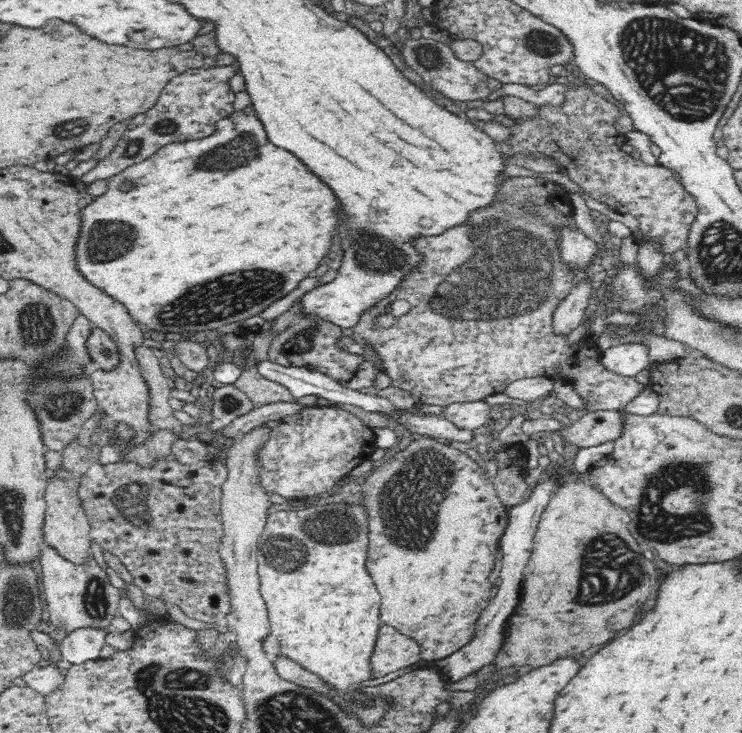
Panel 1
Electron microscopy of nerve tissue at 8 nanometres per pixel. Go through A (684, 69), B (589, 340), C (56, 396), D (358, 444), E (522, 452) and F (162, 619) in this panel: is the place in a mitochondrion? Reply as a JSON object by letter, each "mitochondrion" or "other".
{"A":"mitochondrion","B":"other","C":"mitochondrion","D":"other","E":"other","F":"other"}

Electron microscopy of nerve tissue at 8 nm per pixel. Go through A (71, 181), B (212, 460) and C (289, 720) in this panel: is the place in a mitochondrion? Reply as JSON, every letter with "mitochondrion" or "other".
{"A":"other","B":"other","C":"mitochondrion"}

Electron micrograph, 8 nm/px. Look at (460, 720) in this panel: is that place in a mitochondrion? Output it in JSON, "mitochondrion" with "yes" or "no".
{"mitochondrion":"no"}

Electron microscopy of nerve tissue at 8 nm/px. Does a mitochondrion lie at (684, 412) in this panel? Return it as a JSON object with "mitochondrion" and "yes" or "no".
{"mitochondrion":"no"}

